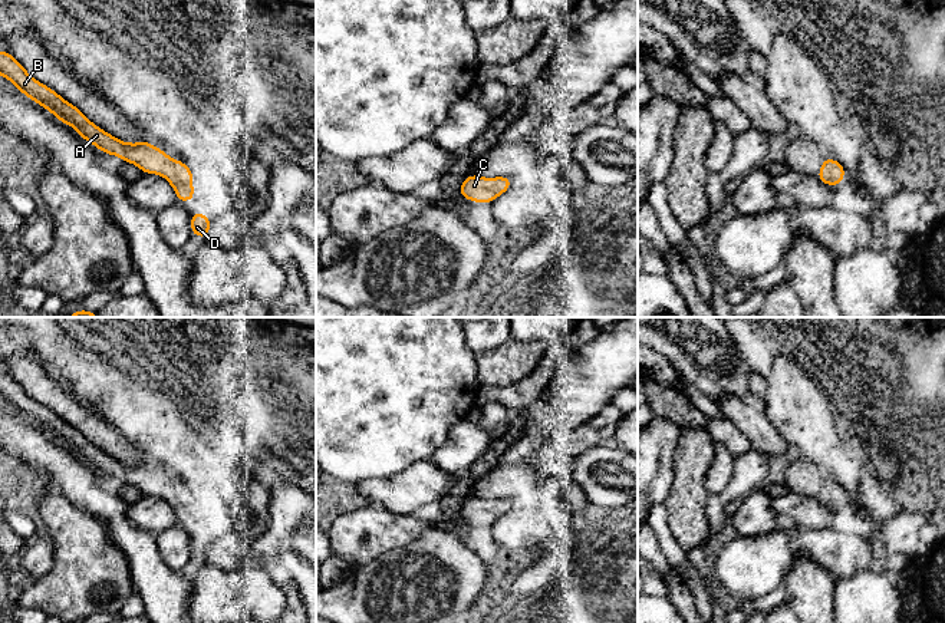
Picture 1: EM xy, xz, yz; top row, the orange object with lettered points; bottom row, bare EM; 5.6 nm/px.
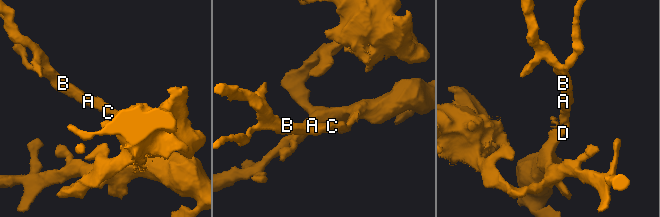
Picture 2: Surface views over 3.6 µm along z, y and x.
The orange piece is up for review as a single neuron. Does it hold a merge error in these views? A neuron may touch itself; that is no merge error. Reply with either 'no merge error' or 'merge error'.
no merge error

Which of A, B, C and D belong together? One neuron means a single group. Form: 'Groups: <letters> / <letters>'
Groups: A B C D

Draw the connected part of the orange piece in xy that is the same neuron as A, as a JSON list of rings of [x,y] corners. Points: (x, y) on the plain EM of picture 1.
[[[0,373],[0,398],[13,403],[17,412],[50,432],[66,448],[75,446],[76,455],[103,475],[121,478],[124,482],[139,488],[144,495],[161,495],[175,511],[180,524],[194,521],[192,495],[187,485],[169,479],[149,464],[126,465],[102,452],[85,439],[76,428],[33,400],[7,373]]]

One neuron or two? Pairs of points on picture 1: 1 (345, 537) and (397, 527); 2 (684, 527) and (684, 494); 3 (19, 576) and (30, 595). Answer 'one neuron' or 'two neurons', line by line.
1: one neuron
2: one neuron
3: two neurons

